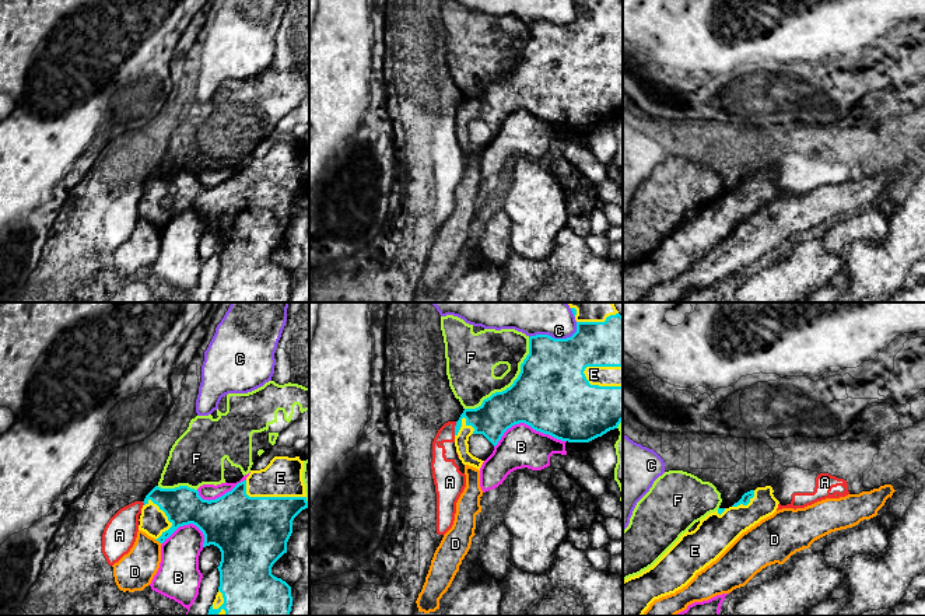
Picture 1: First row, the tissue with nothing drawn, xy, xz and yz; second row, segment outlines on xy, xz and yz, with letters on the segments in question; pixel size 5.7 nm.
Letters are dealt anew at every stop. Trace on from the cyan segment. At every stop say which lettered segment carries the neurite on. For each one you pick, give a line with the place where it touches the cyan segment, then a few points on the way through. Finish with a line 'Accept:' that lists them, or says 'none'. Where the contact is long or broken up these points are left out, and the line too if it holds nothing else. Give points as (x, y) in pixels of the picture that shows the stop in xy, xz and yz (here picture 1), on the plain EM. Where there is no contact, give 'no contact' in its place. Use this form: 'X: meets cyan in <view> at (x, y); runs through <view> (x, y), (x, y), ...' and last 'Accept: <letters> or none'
E: meets cyan in xy at (270, 184)
Accept: E

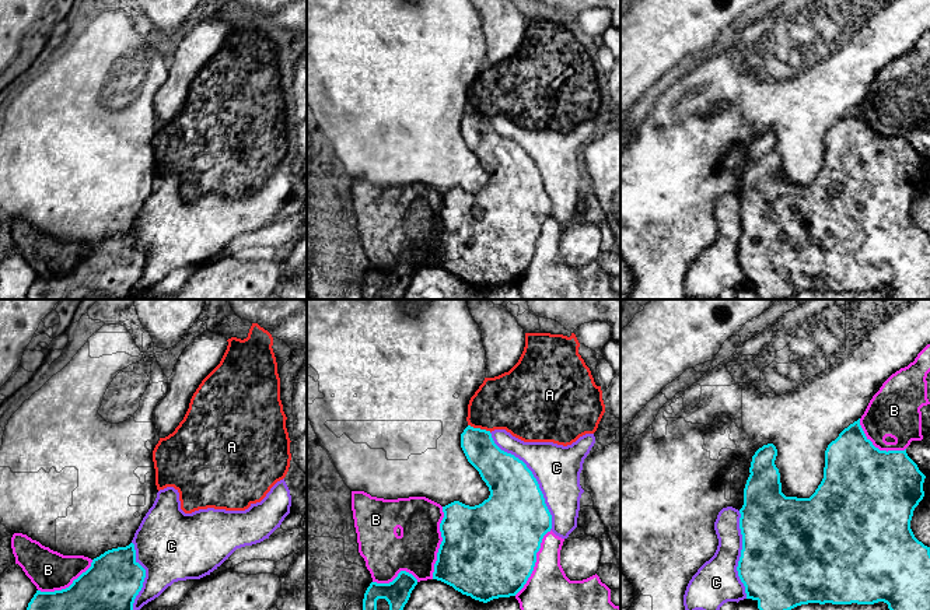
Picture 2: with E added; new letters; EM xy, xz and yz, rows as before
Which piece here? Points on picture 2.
Accept: none

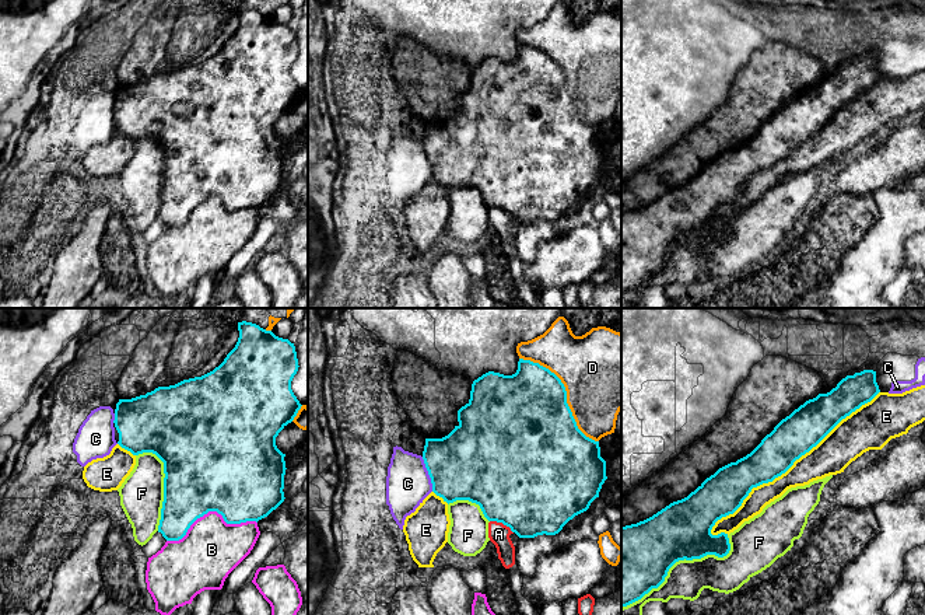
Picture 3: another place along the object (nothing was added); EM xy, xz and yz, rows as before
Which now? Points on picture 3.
Accept: none

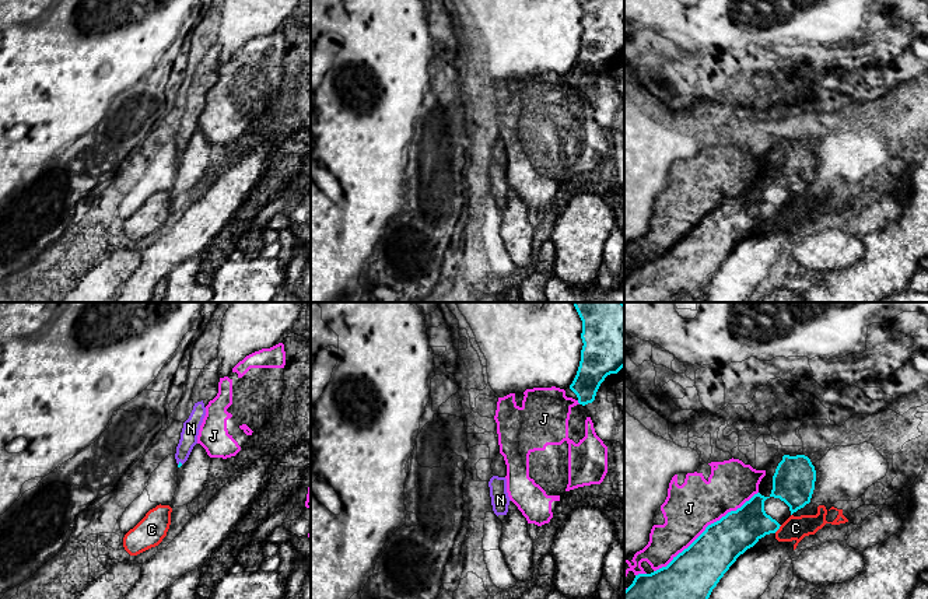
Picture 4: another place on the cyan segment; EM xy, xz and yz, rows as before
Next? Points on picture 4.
N: meets cyan in xy at (179, 149); runs through xy (179, 151), (179, 149), (191, 115)
Accept: N

